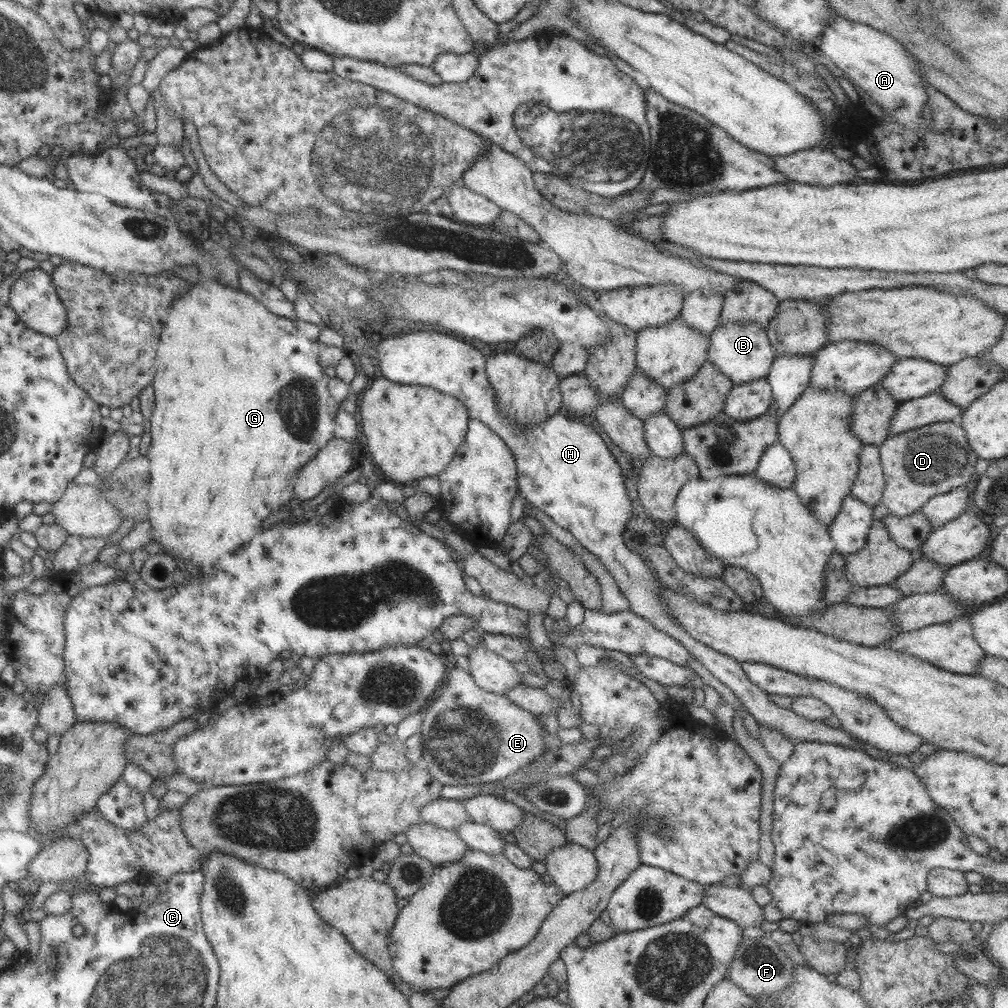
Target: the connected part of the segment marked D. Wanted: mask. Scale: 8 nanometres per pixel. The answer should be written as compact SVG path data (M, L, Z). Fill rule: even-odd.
M951 421L928 424L897 436L889 436L884 443L880 444L879 454L883 474L886 477L881 503L888 508L892 515L896 516L910 516L912 513L920 511L933 496L966 486L970 478L977 474L974 466L978 458L969 447L965 431Z

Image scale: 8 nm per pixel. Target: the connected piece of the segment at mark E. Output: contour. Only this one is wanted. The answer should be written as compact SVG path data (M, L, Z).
M452 666L444 684L425 708L421 728L423 765L444 785L477 785L504 780L548 750L543 730L535 714L521 709L505 695L480 688L469 672Z

